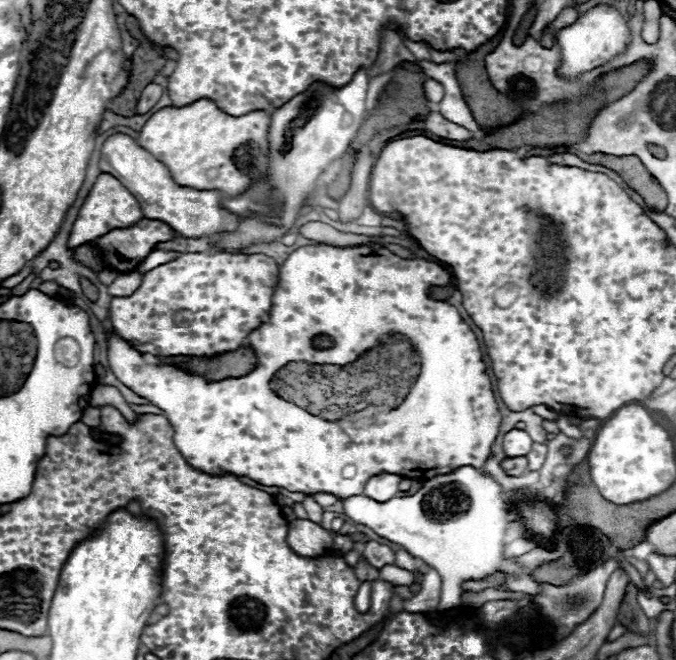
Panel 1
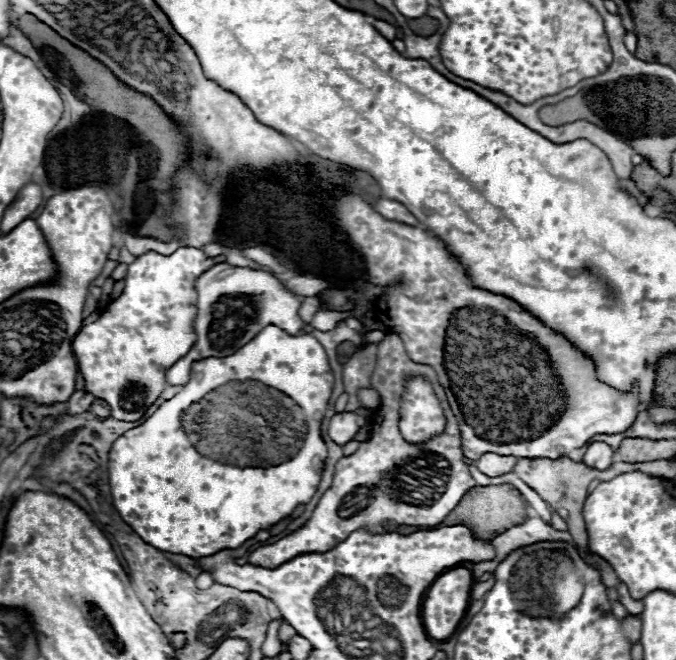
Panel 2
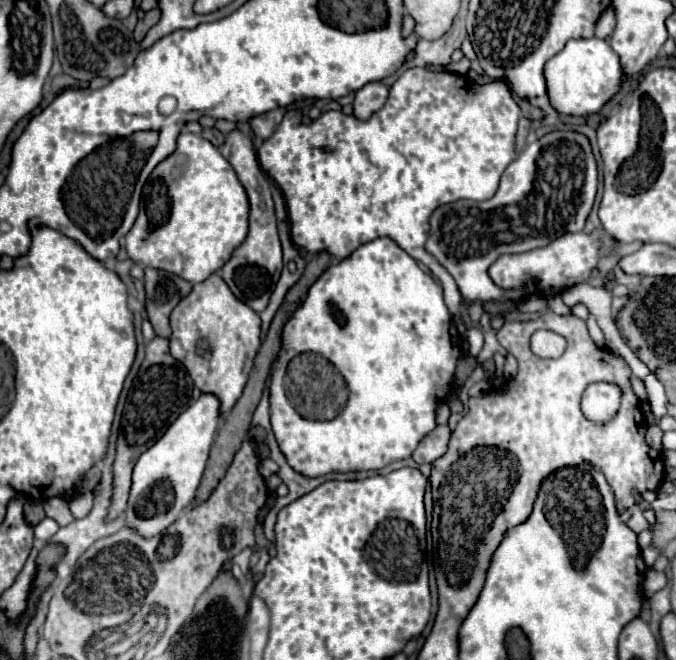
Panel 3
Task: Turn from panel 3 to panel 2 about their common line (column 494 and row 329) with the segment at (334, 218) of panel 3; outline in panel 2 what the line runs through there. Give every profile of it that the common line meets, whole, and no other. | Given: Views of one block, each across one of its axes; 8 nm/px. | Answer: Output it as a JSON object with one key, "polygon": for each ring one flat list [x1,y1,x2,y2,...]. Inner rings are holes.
{"polygon":[[178,248,170,256,162,256,156,252,148,252,140,258,136,258,128,266,126,274,126,286,124,292,112,300,102,316,82,326,78,336,72,340,72,350,78,360,80,374,86,380,84,390,92,392,96,398,102,398,110,404,110,412,118,420,140,420,150,404,162,394,166,384,166,368,170,364,178,362,186,352,194,346,196,334,192,328,192,322,196,318,196,290,194,282,196,278,210,270,214,266,214,260,208,258,200,248]]}

